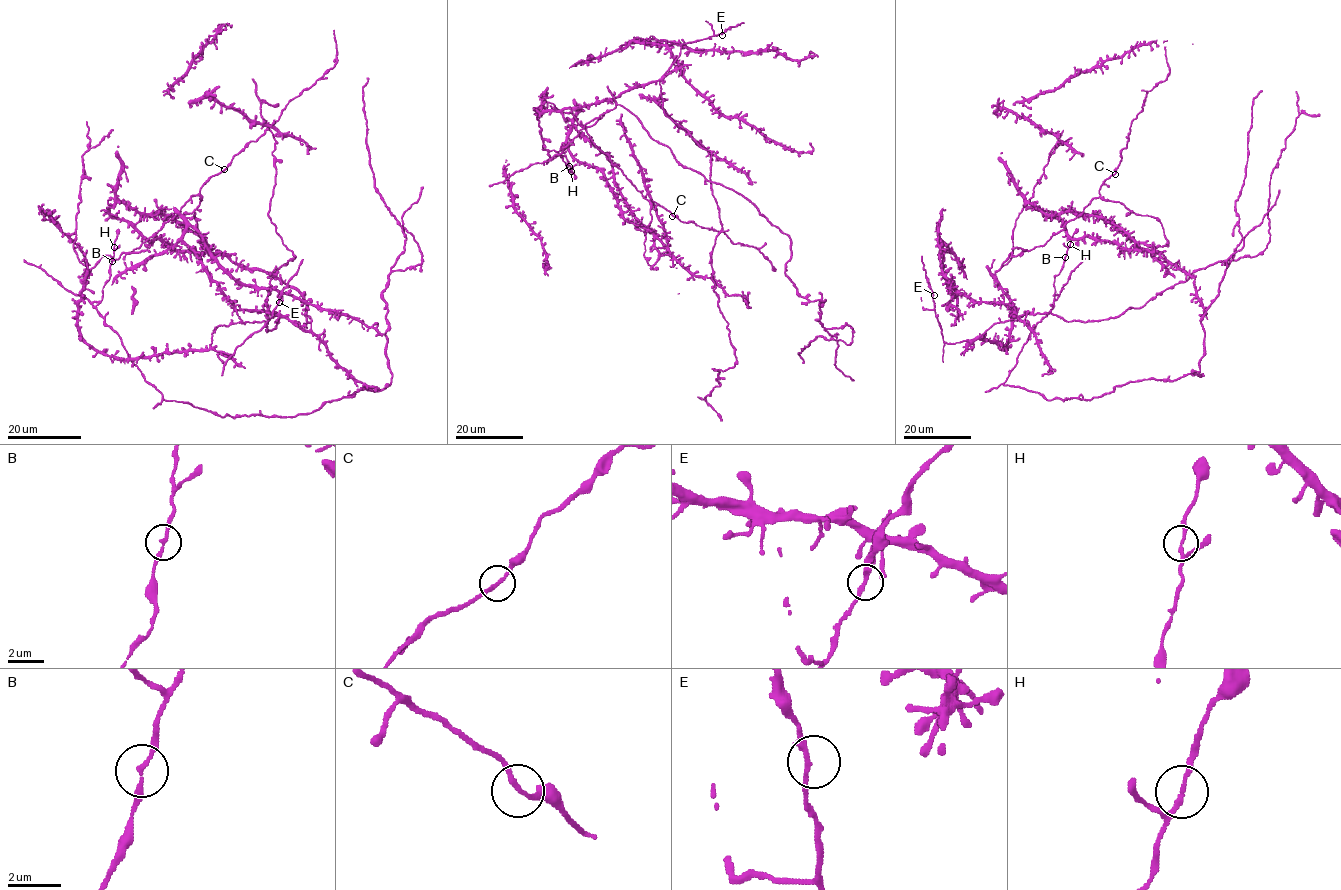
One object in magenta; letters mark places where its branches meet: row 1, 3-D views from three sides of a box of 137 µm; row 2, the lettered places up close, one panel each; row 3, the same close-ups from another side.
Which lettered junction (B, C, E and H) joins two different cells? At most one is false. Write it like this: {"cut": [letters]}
{"cut": []}

